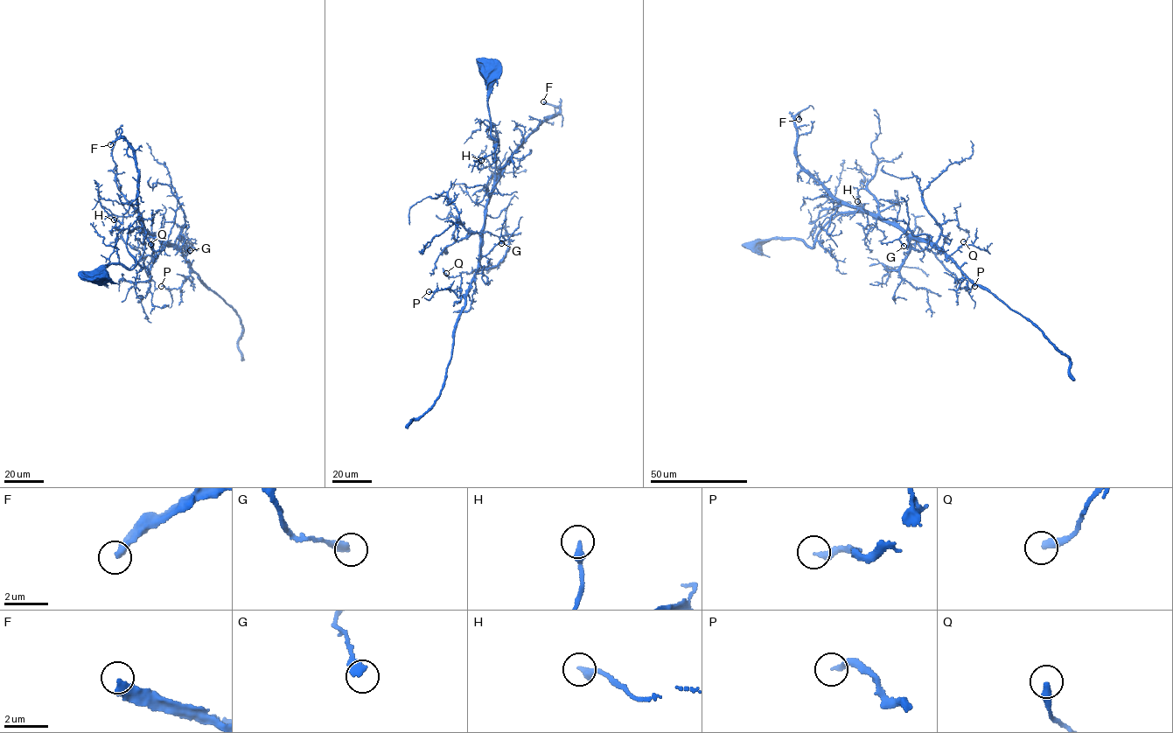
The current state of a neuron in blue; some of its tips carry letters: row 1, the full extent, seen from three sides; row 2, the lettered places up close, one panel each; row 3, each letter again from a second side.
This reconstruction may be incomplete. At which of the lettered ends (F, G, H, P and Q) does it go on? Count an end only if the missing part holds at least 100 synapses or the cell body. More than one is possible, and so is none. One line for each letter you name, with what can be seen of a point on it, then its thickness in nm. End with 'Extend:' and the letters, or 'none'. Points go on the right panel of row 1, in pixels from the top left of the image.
F: (799, 119) | 320 nm
Extend: F

